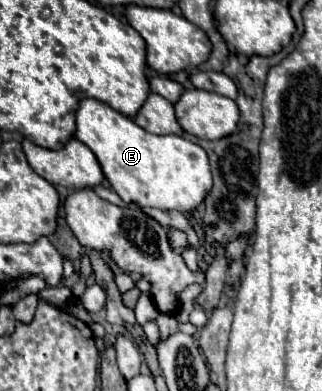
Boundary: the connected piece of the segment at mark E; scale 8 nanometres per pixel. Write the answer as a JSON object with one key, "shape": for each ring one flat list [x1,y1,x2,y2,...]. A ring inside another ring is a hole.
{"shape":[[97,99,81,101,77,109,75,137,95,153,113,191,125,203,191,213,205,201,213,187,207,153,197,143,179,135,147,133,133,119]]}

